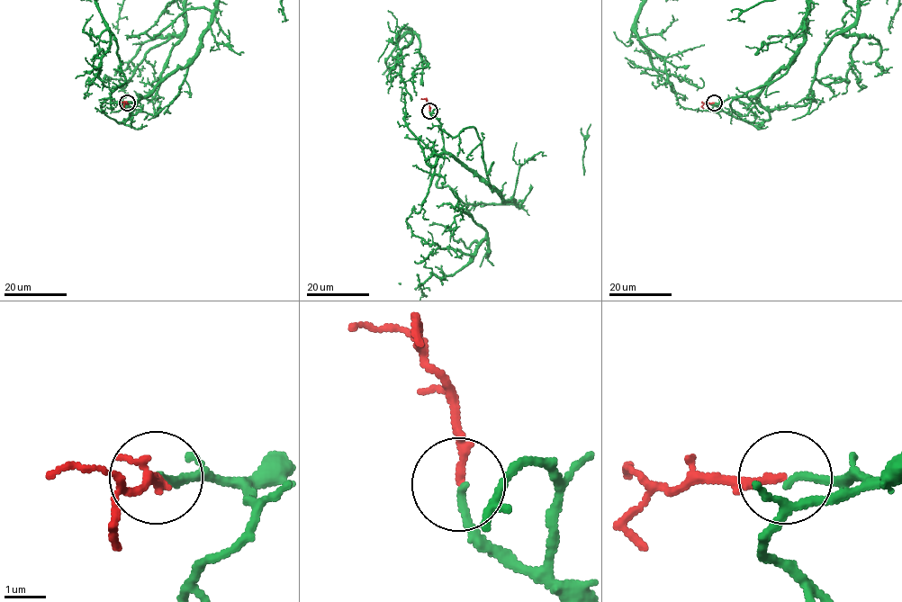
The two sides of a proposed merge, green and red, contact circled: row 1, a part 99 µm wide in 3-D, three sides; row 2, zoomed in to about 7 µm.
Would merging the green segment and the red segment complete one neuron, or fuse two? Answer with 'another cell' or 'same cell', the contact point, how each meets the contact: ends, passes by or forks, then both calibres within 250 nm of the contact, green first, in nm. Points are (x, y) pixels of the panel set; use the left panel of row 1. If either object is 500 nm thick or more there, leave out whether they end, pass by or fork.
same cell | (127, 103) | green ends | red ends | 190/190 nm

